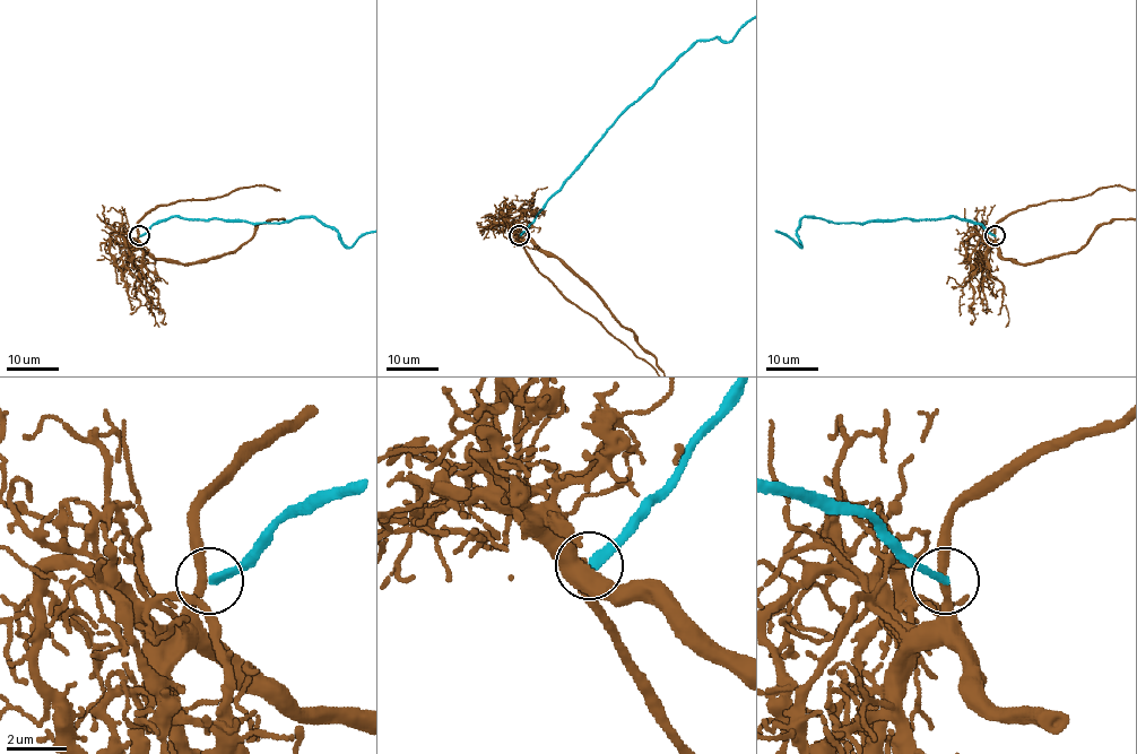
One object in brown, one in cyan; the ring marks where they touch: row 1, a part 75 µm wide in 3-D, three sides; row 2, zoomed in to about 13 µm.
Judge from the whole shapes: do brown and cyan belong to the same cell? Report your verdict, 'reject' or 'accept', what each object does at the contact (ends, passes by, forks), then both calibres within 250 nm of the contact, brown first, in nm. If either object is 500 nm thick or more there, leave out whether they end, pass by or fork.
reject | brown passes by | cyan ends | 280/280 nm

